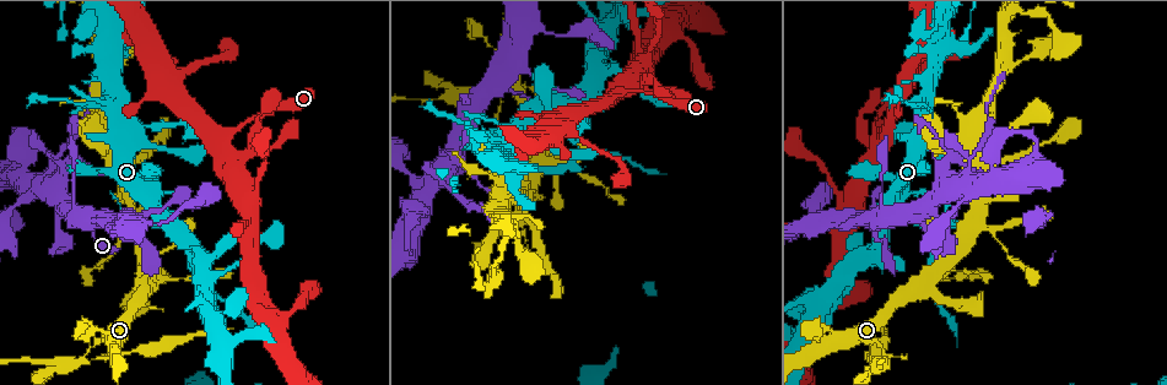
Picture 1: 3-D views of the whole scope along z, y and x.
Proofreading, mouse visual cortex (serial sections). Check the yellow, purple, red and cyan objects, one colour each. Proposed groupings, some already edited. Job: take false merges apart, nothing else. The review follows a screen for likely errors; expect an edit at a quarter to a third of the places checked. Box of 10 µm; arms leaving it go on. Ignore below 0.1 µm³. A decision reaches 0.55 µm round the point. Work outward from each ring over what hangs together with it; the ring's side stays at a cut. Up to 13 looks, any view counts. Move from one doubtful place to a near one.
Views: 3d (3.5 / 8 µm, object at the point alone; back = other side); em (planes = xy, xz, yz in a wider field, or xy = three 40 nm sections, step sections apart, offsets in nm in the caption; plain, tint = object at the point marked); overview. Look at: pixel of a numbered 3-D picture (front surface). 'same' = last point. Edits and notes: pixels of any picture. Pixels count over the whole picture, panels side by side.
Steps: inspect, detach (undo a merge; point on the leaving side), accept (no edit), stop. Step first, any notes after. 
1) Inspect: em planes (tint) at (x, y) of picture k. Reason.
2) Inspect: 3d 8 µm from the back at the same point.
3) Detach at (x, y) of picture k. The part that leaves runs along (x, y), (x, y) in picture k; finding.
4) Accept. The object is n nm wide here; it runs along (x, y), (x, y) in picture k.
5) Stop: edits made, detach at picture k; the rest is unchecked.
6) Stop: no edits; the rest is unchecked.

Inspect: 3d 3.5 µm at (652, 75) of picture 1. Calibre changes.

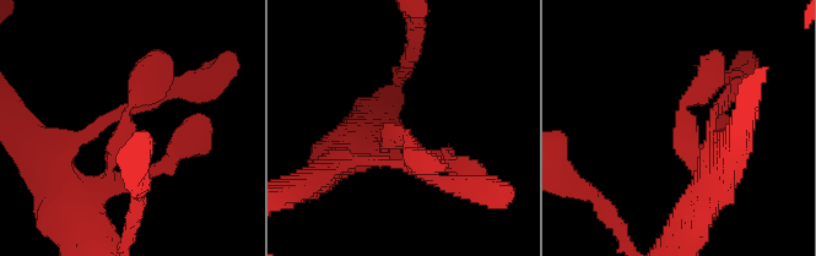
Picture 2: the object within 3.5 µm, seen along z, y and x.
Inspect: em xy step 1 (tint) at (127, 112) of picture 2. The arms are 150, 200 nm wide.

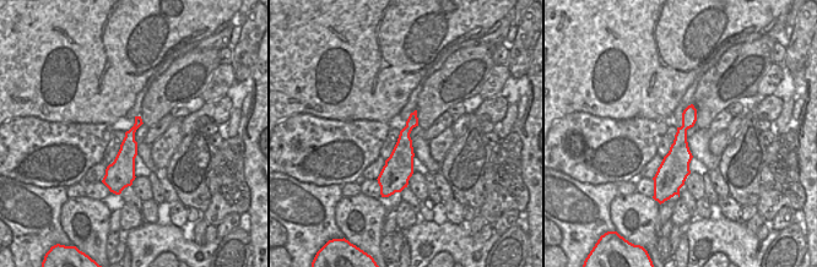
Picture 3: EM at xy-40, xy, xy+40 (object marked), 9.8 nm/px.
Accept. The object is 220 nm wide here; it runs along (691, 108), (681, 134), (674, 185) in picture 3; one cell here.

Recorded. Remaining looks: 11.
Inspect: 3d 8 µm at (647, 61) of picture 1. Two arms at a narrow angle.

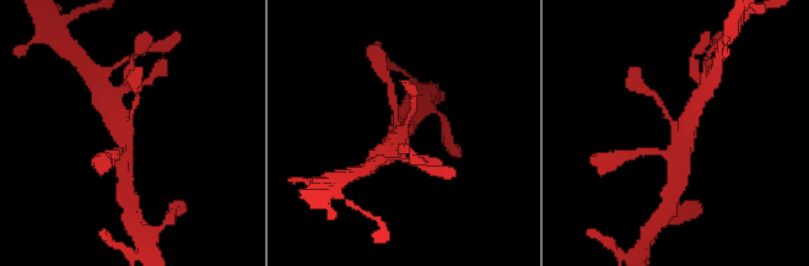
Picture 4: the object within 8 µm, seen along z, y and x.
Inspect: 3d 3.5 µm at the same point.

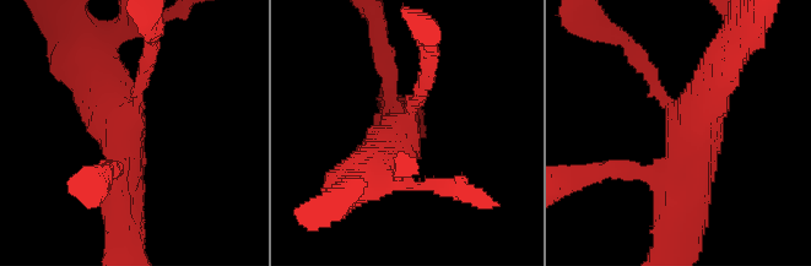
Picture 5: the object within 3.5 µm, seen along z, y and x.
Inspect: em planes (tint) at (676, 111) of picture 5. 4 arms meet here; the arms are 200, 250, 400, 450 nm wide.

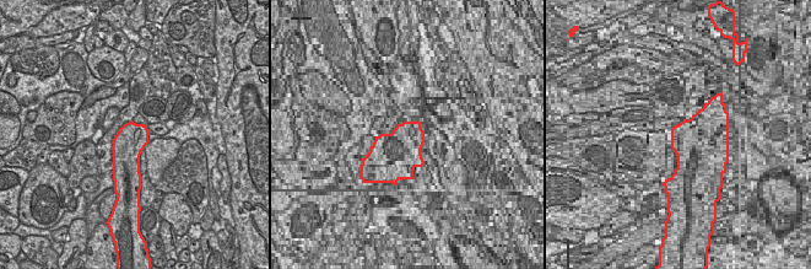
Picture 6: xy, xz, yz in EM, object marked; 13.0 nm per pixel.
Accept. It runs along (729, 47), (697, 118), (688, 201) in picture 5; one cell here.

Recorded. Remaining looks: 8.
Inspect: 3d 8 µm at (915, 225) of picture 1.

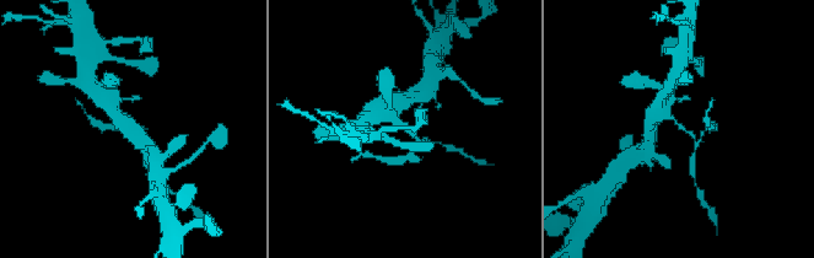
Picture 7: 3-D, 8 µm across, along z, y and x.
Inspect: 3d 3.5 µm at the same point. Closer look.

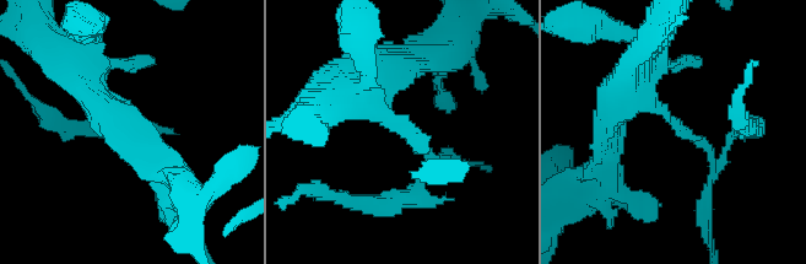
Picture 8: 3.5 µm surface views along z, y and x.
Inspect: em xy step 1 (tint) at (674, 127) of picture 8.

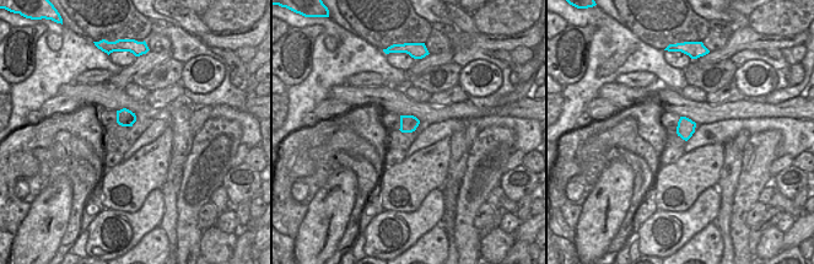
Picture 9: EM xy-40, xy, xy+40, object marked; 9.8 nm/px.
Detach at (696, 139) of picture 8. The arms are 100, 350 nm wide; a second cell is stuck on.

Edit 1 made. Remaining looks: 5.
Inspect: overview. Redraw.

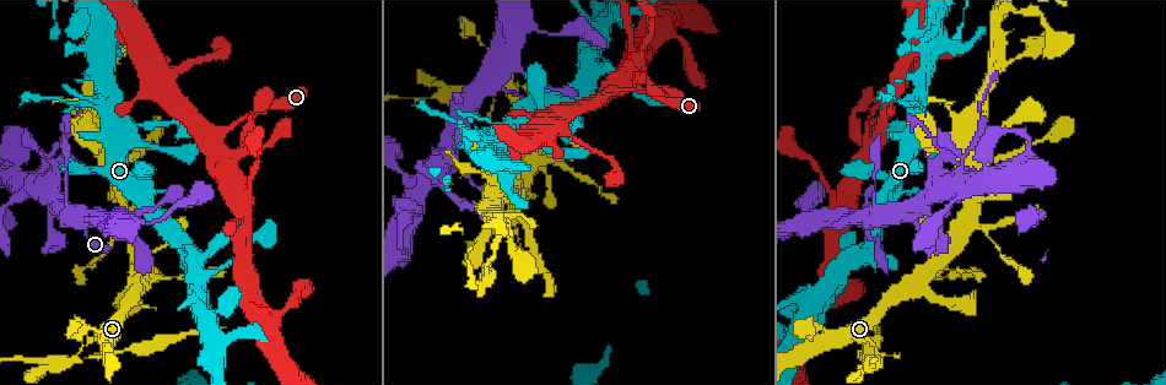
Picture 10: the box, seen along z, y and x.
Inspect: 3d 3.5 µm at (970, 225) of picture 10. Sharp bend.

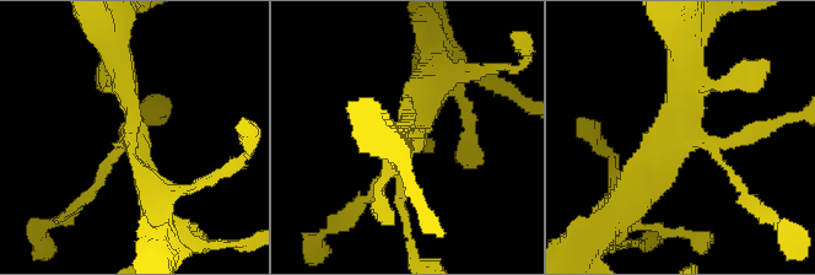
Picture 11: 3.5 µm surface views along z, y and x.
Accept. It runs along (631, 195), (681, 150), (684, 59) in picture 11; all the same cell.

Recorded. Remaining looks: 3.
Inspect: 3d 3.5 µm at (996, 21) of picture 10. Sharp bend.

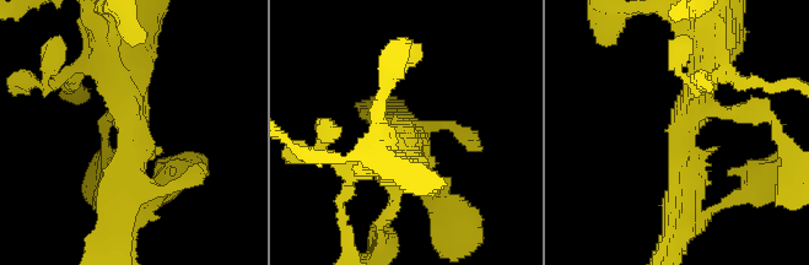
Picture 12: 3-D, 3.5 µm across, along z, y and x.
Inspect: em xy step 5 (tint) at (684, 132) of picture 12.

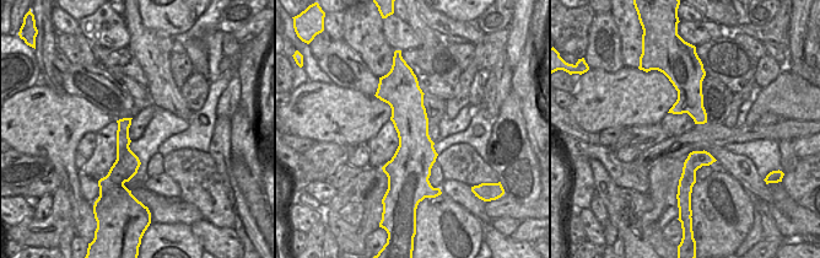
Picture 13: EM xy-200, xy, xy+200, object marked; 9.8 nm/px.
Accept. Continuous, no second cell.

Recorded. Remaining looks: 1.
Stop: edits made, detach at picture 8; the rest is unchecked.

